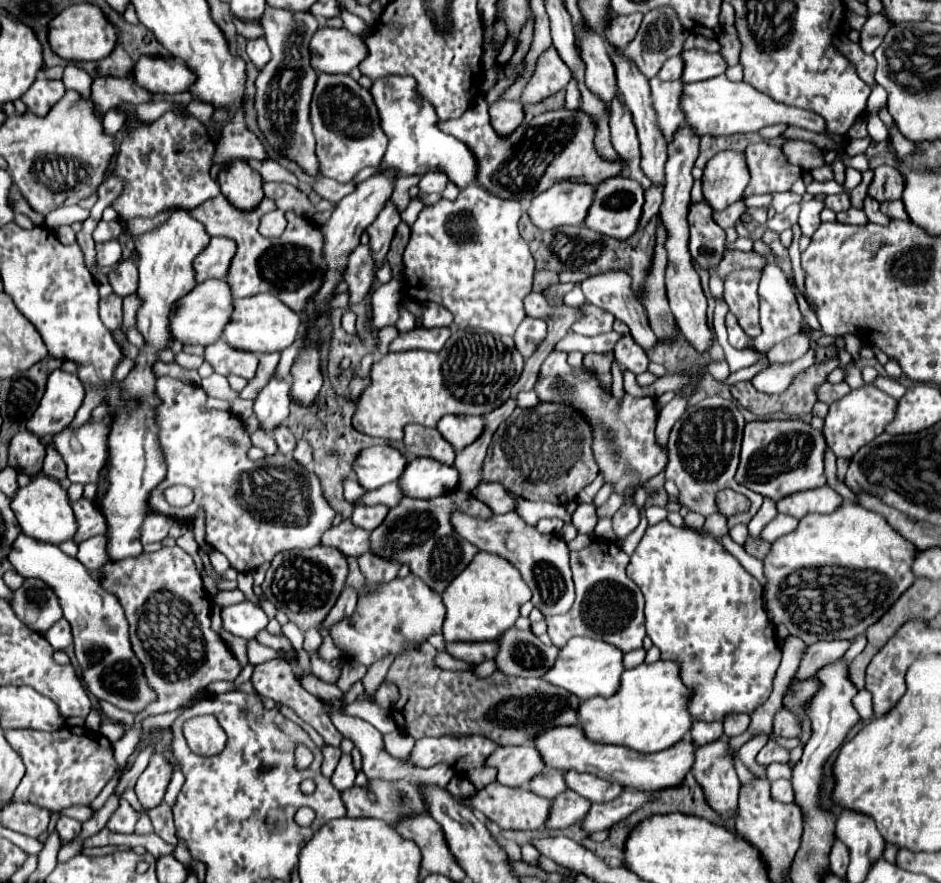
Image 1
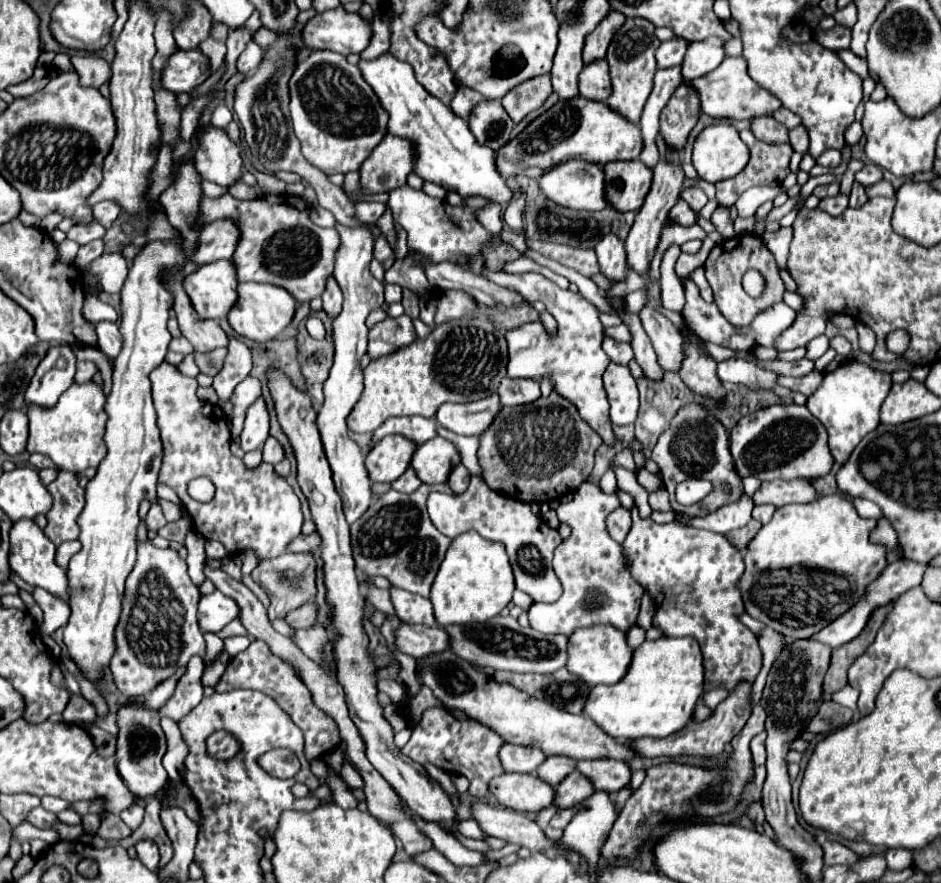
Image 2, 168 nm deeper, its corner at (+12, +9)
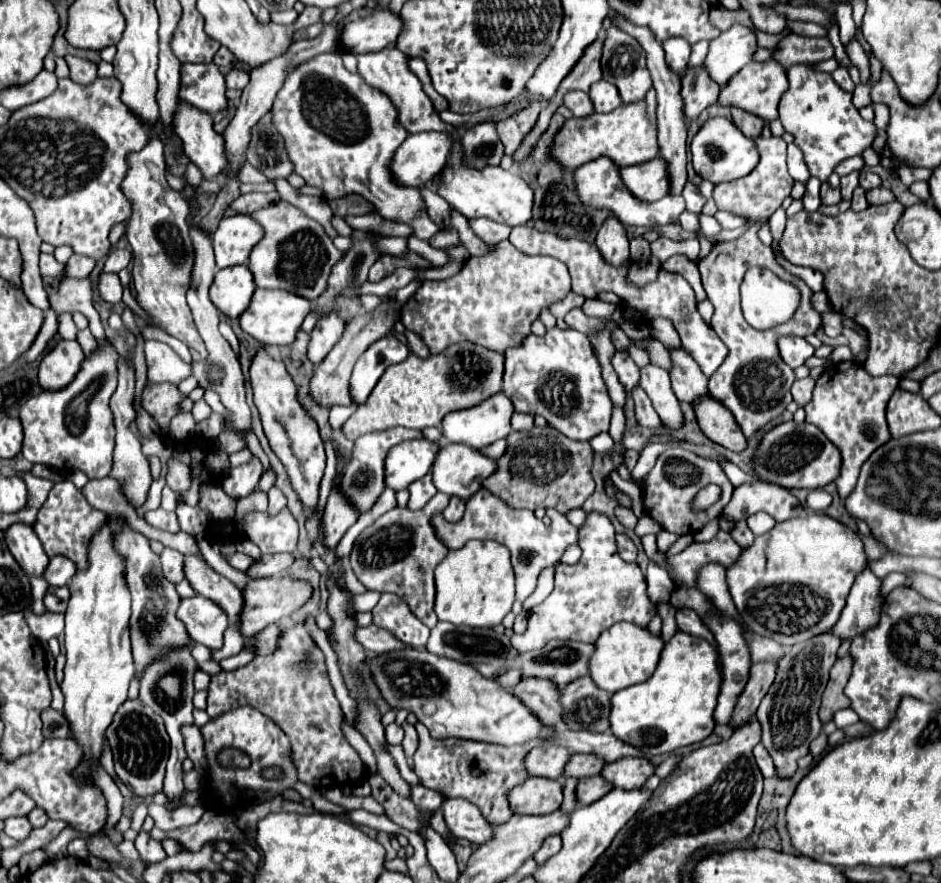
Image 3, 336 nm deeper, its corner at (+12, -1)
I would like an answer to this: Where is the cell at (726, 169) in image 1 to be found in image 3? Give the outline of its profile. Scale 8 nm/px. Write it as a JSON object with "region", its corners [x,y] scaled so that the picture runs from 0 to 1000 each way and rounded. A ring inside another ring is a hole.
{"region":[[[757,133],[744,144],[744,148],[733,162],[733,173],[735,173],[738,194],[746,203],[757,205],[759,210],[795,198],[806,187],[806,180],[808,180],[801,157],[795,157],[784,144],[780,144],[778,137],[769,133]]]}

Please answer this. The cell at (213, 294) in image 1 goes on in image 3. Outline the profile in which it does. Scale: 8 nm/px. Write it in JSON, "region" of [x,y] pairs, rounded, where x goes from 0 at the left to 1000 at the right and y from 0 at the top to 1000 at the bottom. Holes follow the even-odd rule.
{"region":[[[261,300],[234,305],[223,325],[223,339],[240,359],[255,359],[272,330],[270,311]]]}

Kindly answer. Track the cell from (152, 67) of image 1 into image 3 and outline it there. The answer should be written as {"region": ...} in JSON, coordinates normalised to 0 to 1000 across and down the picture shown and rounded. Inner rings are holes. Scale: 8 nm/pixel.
{"region":[[[196,71],[189,110],[225,130],[242,123],[238,85],[230,71]]]}

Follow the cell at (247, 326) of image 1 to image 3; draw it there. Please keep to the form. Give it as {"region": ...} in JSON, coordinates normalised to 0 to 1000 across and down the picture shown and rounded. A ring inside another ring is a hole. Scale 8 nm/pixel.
{"region":[[[272,327],[266,348],[255,357],[255,370],[278,391],[308,391],[329,352],[332,343],[315,332],[300,327]]]}

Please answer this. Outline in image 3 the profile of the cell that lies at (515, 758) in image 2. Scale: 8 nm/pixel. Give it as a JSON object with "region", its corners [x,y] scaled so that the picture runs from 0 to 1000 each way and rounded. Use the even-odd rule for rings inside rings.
{"region":[[[572,846],[559,855],[559,871],[567,880],[582,880],[582,882],[597,882],[599,869],[606,860],[606,851],[599,846]]]}

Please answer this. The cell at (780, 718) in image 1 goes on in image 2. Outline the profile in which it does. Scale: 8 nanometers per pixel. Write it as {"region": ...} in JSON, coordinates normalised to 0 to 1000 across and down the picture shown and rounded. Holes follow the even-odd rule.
{"region":[[[801,798],[797,814],[793,817],[791,826],[780,835],[778,846],[780,853],[774,857],[774,864],[769,869],[763,869],[759,873],[750,873],[744,869],[733,866],[721,866],[721,864],[704,864],[699,869],[693,869],[687,873],[687,880],[682,889],[667,903],[661,921],[657,923],[642,959],[640,968],[646,977],[650,977],[657,971],[674,973],[684,955],[693,948],[693,937],[704,932],[704,928],[723,928],[723,925],[759,925],[767,923],[784,909],[784,903],[791,894],[791,889],[799,882],[799,857],[797,857],[797,837],[812,828],[814,805],[810,798]]]}

